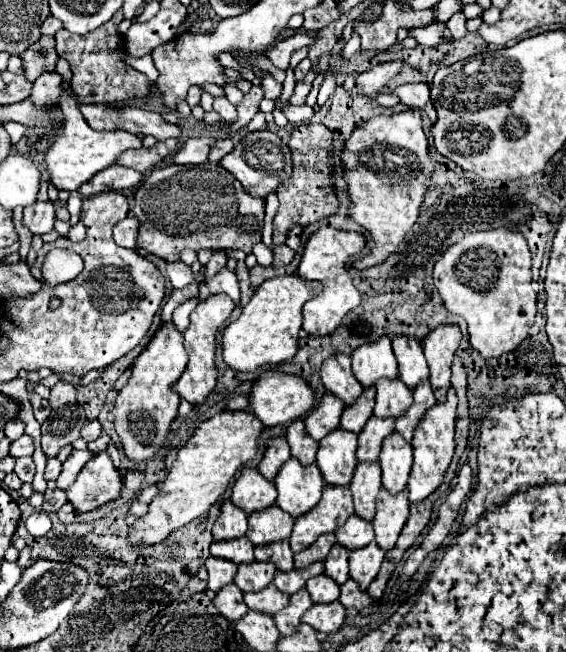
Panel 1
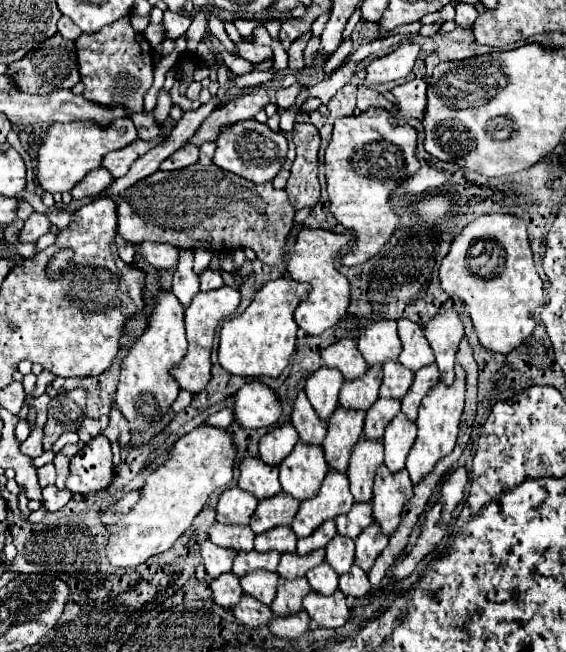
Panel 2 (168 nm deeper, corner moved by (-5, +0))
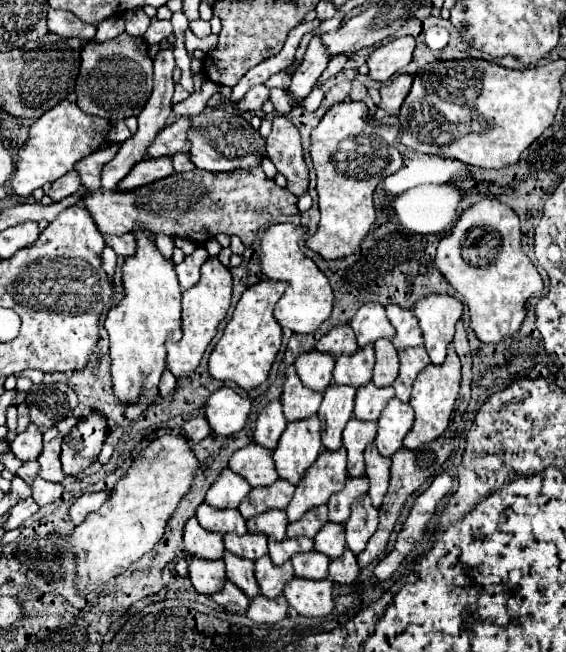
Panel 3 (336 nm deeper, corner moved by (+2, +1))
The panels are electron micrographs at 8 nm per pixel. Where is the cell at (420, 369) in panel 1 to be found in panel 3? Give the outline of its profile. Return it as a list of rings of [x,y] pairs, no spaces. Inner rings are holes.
[[[388,304],[386,316],[392,322],[392,326],[396,328],[396,336],[392,338],[392,344],[396,346],[396,350],[402,350],[404,346],[422,346],[424,344],[422,330],[420,330],[418,320],[412,310],[400,308],[396,304]]]

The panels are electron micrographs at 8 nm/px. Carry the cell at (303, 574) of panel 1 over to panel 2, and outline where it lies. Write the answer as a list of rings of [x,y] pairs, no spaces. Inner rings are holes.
[[[323,553],[321,555],[307,555],[307,557],[301,557],[301,555],[281,555],[281,563],[277,567],[277,573],[283,577],[283,579],[299,579],[299,577],[305,577],[305,573],[313,567],[317,567],[319,563],[323,563]]]

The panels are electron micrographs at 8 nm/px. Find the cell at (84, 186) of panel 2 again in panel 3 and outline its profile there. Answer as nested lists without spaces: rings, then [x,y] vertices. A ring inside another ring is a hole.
[[[72,170],[72,172],[68,172],[64,178],[52,182],[52,186],[50,186],[50,190],[46,192],[46,196],[50,196],[54,202],[60,202],[60,200],[76,194],[78,188],[80,188],[80,178],[78,178],[78,176],[74,174],[74,170]]]

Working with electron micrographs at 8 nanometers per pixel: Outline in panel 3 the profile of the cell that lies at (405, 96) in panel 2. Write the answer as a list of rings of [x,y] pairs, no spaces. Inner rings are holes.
[[[400,74],[390,84],[382,86],[380,88],[382,100],[378,104],[378,110],[382,114],[396,116],[402,102],[404,102],[404,98],[406,98],[406,94],[408,94],[408,90],[410,90],[410,86],[412,86],[412,76],[408,76],[408,74]]]

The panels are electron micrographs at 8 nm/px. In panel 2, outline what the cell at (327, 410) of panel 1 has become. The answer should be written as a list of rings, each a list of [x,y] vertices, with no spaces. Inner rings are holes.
[[[321,367],[307,379],[305,393],[307,393],[315,413],[323,421],[327,421],[339,407],[339,391],[341,391],[343,383],[345,383],[343,375],[339,375],[339,371],[331,371],[329,367]]]

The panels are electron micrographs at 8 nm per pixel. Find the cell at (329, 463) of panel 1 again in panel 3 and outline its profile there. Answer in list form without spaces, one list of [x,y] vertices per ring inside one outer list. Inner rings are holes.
[[[330,384],[324,390],[324,400],[320,404],[320,420],[322,420],[322,444],[328,450],[338,450],[342,444],[342,430],[346,422],[352,418],[354,410],[354,386]]]

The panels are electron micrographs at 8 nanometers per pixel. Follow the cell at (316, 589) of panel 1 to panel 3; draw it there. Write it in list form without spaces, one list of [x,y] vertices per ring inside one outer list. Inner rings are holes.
[[[316,550],[294,554],[292,564],[294,564],[296,576],[300,576],[300,578],[314,578],[314,580],[328,578],[330,558],[320,554],[320,552],[316,552]]]

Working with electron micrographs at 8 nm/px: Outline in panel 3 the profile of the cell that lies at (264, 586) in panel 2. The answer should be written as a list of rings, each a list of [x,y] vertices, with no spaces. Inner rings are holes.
[[[228,550],[224,552],[224,558],[226,562],[226,578],[230,582],[234,582],[248,598],[254,598],[256,594],[260,594],[258,590],[258,584],[256,584],[256,578],[252,574],[252,566],[254,562],[252,560],[246,560],[246,558],[238,558],[236,554],[230,554]]]

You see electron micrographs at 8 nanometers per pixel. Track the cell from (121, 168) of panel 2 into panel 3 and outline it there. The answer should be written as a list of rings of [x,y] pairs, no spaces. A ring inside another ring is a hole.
[[[112,146],[112,148],[106,148],[106,150],[96,150],[96,154],[90,154],[88,158],[76,162],[74,170],[80,174],[82,186],[86,190],[100,188],[100,170],[104,168],[106,162],[110,162],[114,158],[116,150],[118,150],[118,146]]]

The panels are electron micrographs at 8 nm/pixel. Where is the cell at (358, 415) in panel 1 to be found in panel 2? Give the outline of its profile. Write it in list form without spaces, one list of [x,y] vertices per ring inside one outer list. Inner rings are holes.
[[[369,367],[365,379],[357,379],[355,383],[345,383],[339,393],[339,407],[367,411],[371,403],[377,401],[377,391],[381,385],[381,367]]]

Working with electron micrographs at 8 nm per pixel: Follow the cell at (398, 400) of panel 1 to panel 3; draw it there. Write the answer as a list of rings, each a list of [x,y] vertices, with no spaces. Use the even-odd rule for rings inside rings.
[[[376,340],[376,366],[372,372],[372,382],[376,386],[390,386],[398,374],[398,352],[390,340]]]

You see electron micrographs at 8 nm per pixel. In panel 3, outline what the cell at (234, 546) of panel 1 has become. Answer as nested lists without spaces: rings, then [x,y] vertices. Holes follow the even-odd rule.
[[[202,502],[196,510],[196,518],[206,530],[218,530],[222,534],[246,534],[246,520],[238,510],[216,510]]]

